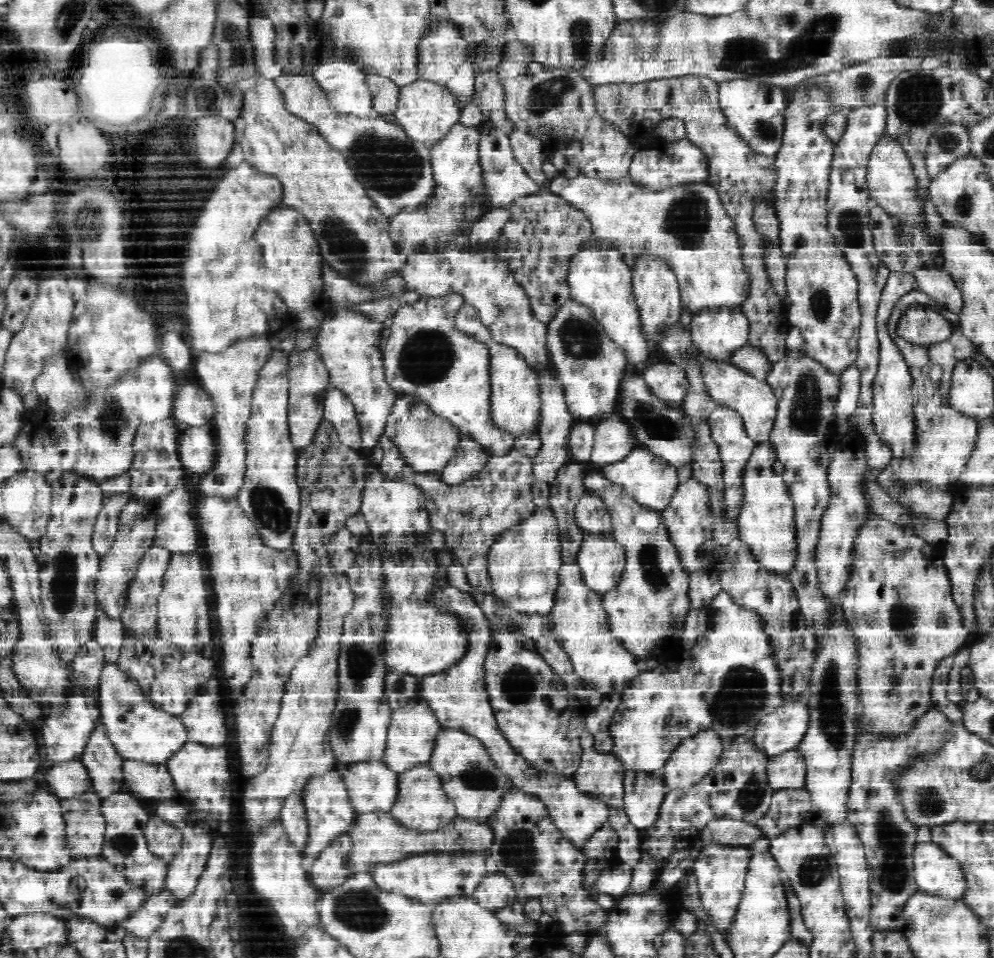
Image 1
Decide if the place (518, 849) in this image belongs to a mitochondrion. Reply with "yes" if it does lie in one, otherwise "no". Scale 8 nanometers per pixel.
yes

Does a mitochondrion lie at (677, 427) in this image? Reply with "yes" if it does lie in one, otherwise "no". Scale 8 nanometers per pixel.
yes

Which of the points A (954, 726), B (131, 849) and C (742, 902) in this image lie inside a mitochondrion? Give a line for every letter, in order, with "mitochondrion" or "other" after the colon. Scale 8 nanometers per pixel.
A: other
B: mitochondrion
C: other

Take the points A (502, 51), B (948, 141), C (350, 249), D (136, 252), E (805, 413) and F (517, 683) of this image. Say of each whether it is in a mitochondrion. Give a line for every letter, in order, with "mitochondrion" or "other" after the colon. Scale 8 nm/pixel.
A: other
B: mitochondrion
C: mitochondrion
D: other
E: mitochondrion
F: mitochondrion

